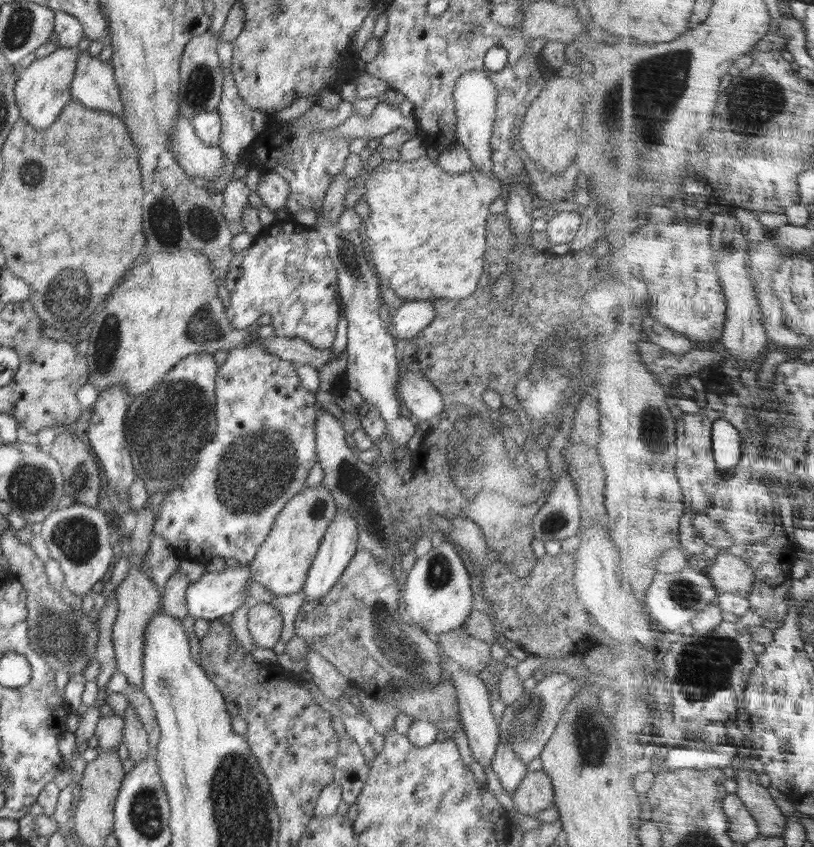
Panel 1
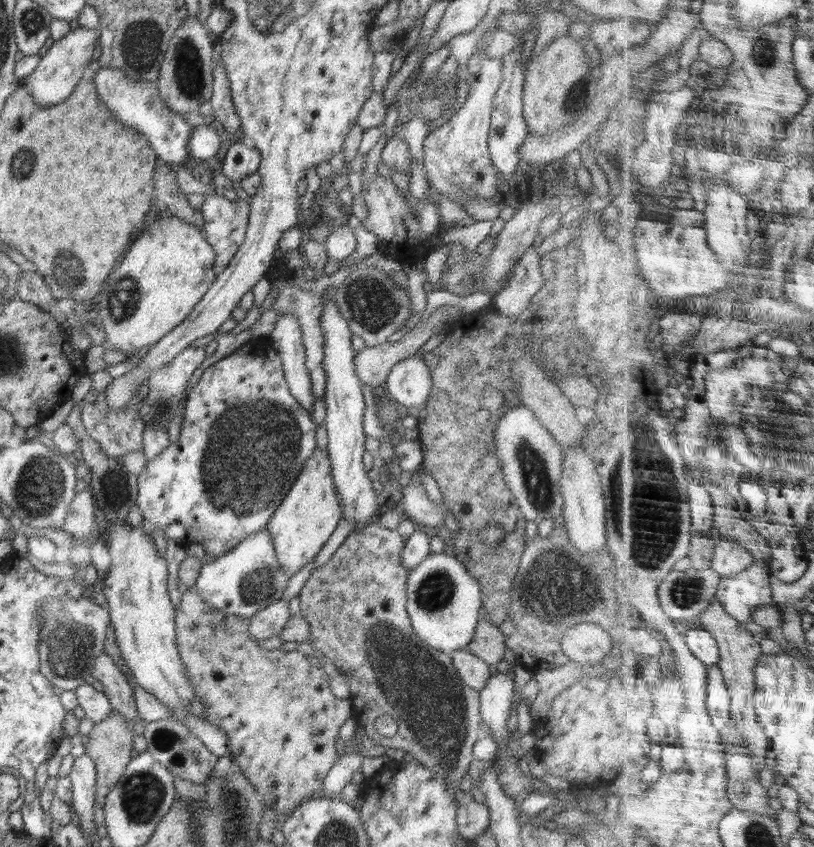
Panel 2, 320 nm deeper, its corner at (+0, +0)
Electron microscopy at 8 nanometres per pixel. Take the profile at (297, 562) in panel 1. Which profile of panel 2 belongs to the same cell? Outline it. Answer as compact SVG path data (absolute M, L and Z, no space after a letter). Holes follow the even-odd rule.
M316 448L267 524L278 564L289 578L314 560L343 518L331 470L327 451Z

